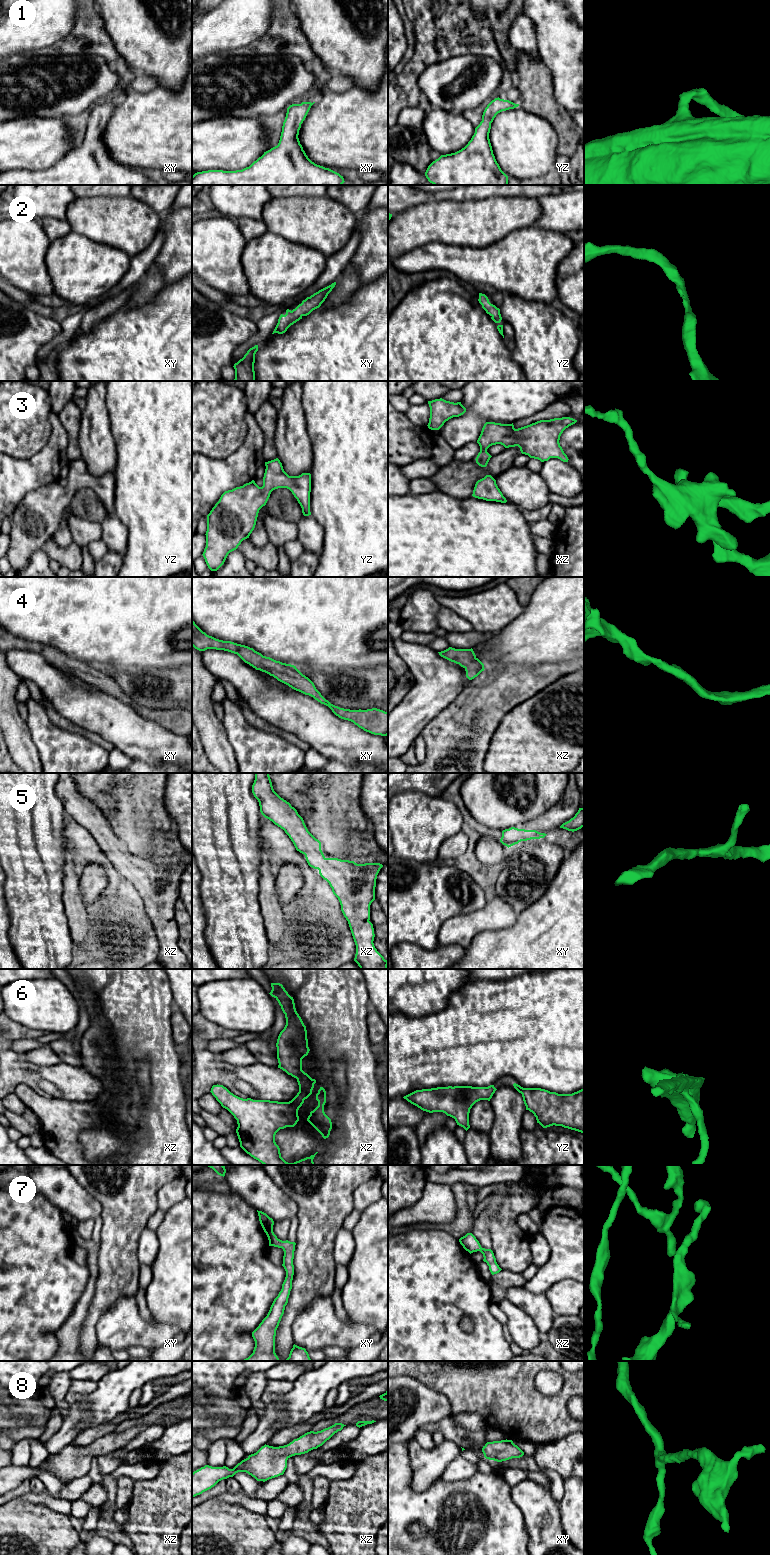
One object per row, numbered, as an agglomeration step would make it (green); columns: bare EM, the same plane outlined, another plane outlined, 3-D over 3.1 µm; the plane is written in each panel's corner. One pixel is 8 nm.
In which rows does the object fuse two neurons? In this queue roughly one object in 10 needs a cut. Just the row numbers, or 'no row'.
no row

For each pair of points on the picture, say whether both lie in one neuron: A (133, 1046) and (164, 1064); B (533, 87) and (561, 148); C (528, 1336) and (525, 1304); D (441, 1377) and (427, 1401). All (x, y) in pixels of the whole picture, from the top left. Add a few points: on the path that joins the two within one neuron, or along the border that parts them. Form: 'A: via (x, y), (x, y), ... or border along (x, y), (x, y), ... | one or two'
A: via (141, 1046), (146, 1046), (156, 1056) | one
B: via (542, 102), (562, 122), (563, 133) | one
C: border along (506, 1299), (524, 1310), (531, 1317), (539, 1332) | two
D: border along (413, 1378), (442, 1393), (451, 1405) | two

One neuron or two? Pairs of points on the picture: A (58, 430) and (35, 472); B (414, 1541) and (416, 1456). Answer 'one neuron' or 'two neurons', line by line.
A: one neuron
B: two neurons

